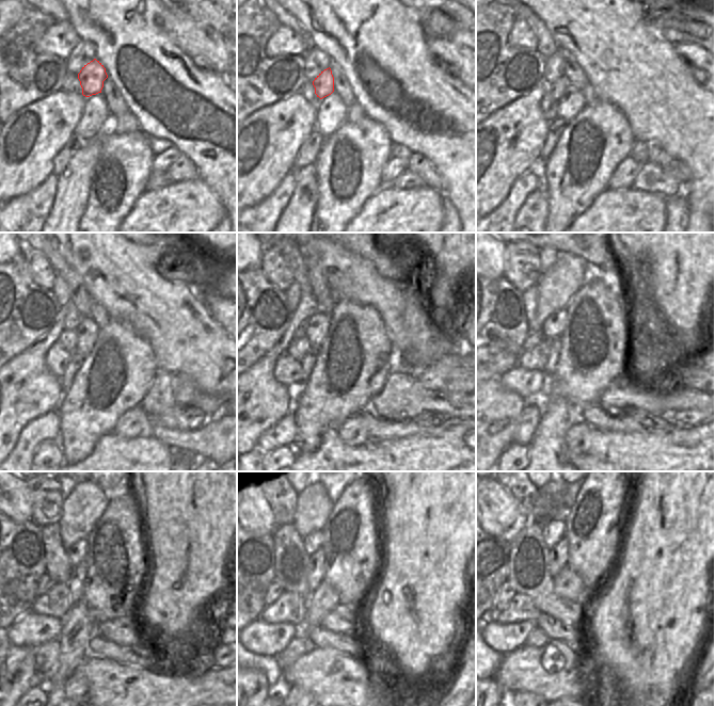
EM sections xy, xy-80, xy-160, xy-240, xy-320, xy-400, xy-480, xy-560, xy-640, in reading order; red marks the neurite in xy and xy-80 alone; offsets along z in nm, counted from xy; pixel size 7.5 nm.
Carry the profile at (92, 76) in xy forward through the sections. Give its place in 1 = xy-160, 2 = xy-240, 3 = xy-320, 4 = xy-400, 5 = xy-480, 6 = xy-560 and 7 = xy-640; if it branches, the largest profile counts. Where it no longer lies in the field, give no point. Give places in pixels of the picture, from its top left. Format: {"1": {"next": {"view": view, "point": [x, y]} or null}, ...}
{"1": {"next": {"view": "xy-160", "point": [556, 90]}}, "2": {"next": {"view": "xy-240", "point": [68, 338]}}, "3": {"next": {"view": "xy-320", "point": [298, 349]}}, "4": {"next": {"view": "xy-400", "point": [536, 358]}}, "5": {"next": {"view": "xy-480", "point": [57, 602]}}, "6": {"next": {"view": "xy-560", "point": [289, 607]}}, "7": {"next": {"view": "xy-640", "point": [521, 608]}}}

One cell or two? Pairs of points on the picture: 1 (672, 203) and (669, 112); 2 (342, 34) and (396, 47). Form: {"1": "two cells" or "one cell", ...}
{"1": "two cells", "2": "one cell"}

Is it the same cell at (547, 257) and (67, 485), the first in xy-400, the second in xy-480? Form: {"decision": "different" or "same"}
{"decision": "same"}

